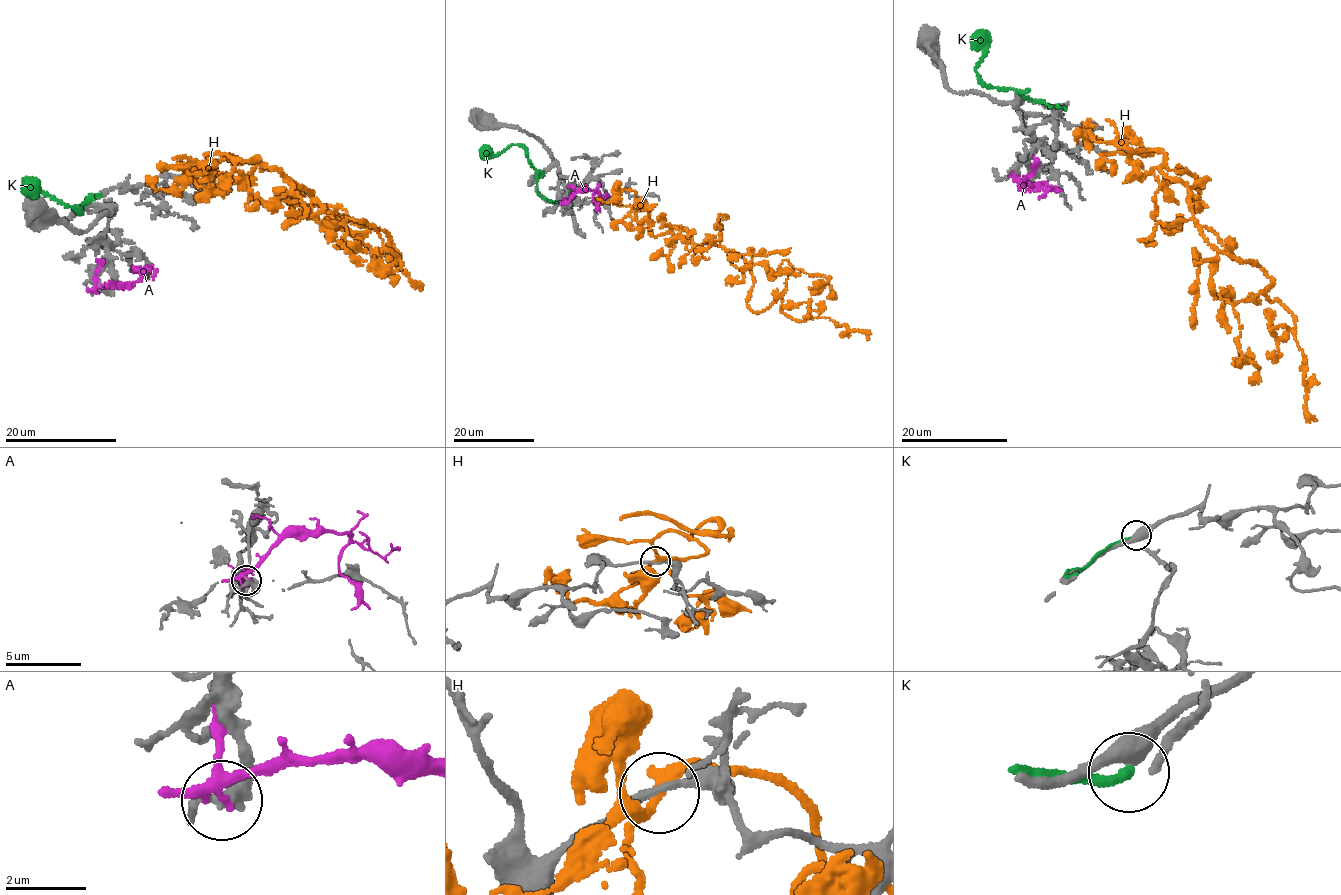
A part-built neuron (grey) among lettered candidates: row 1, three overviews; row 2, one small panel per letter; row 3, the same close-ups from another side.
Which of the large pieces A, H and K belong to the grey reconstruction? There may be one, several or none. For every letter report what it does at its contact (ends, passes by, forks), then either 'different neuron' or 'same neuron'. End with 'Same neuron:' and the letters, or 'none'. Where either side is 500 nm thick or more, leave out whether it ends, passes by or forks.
A: it forks | different neuron
H: it passes by | different neuron
K: it ends | different neuron
Same neuron: none

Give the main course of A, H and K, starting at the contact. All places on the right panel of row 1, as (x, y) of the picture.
A: (1026, 182), (1021, 183), (1025, 190), (1046, 183), (1061, 190)
H: (1091, 134), (1162, 152), (1160, 169), (1187, 186), (1202, 237), (1269, 278), (1263, 292), (1295, 317), (1315, 420)
K: (1065, 109), (1030, 101), (1017, 90), (987, 88), (979, 80), (976, 67), (987, 41), (978, 33)

